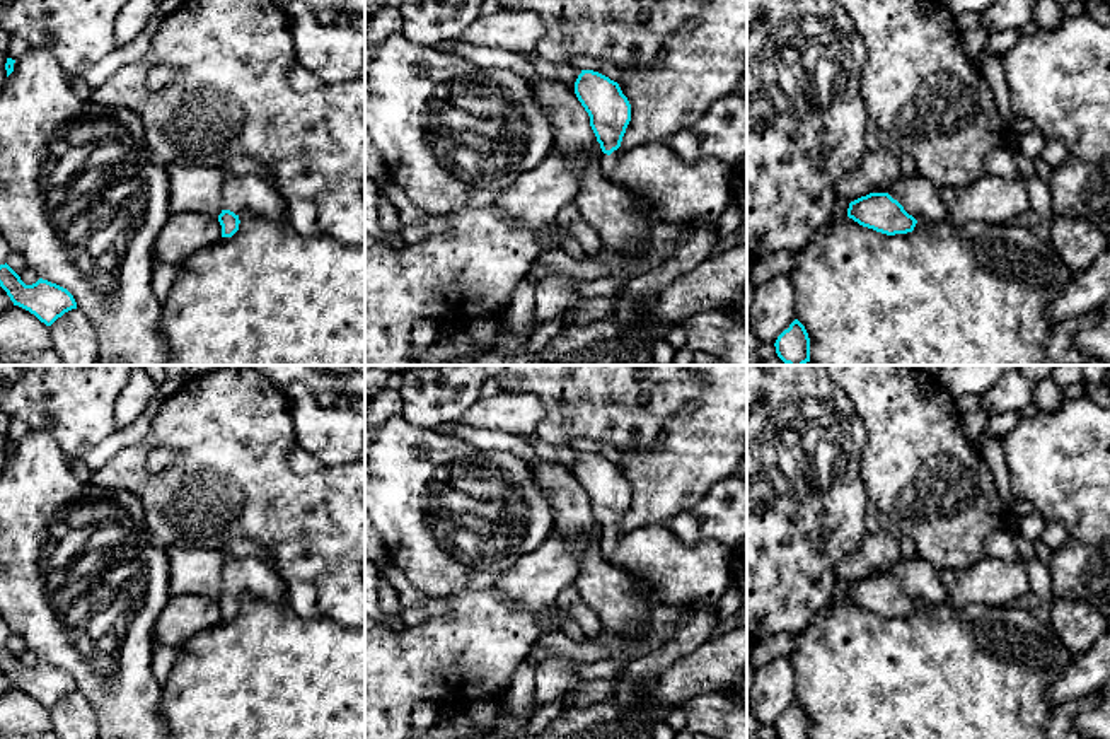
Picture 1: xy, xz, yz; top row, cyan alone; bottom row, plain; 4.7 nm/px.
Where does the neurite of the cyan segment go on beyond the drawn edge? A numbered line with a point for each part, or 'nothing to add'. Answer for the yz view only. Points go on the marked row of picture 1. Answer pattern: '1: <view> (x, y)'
1: yz (921, 198)

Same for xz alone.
1: xz (681, 193)

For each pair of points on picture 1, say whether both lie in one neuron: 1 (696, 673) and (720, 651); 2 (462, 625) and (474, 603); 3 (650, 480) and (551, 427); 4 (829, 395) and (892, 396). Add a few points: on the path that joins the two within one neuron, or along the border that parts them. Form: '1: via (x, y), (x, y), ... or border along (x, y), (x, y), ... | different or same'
1: via (701, 669), (715, 656) | same
2: via (468, 620), (474, 608) | same
3: border along (659, 436), (648, 448), (633, 448), (623, 454) | different
4: border along (832, 383), (849, 400), (867, 429) | different

